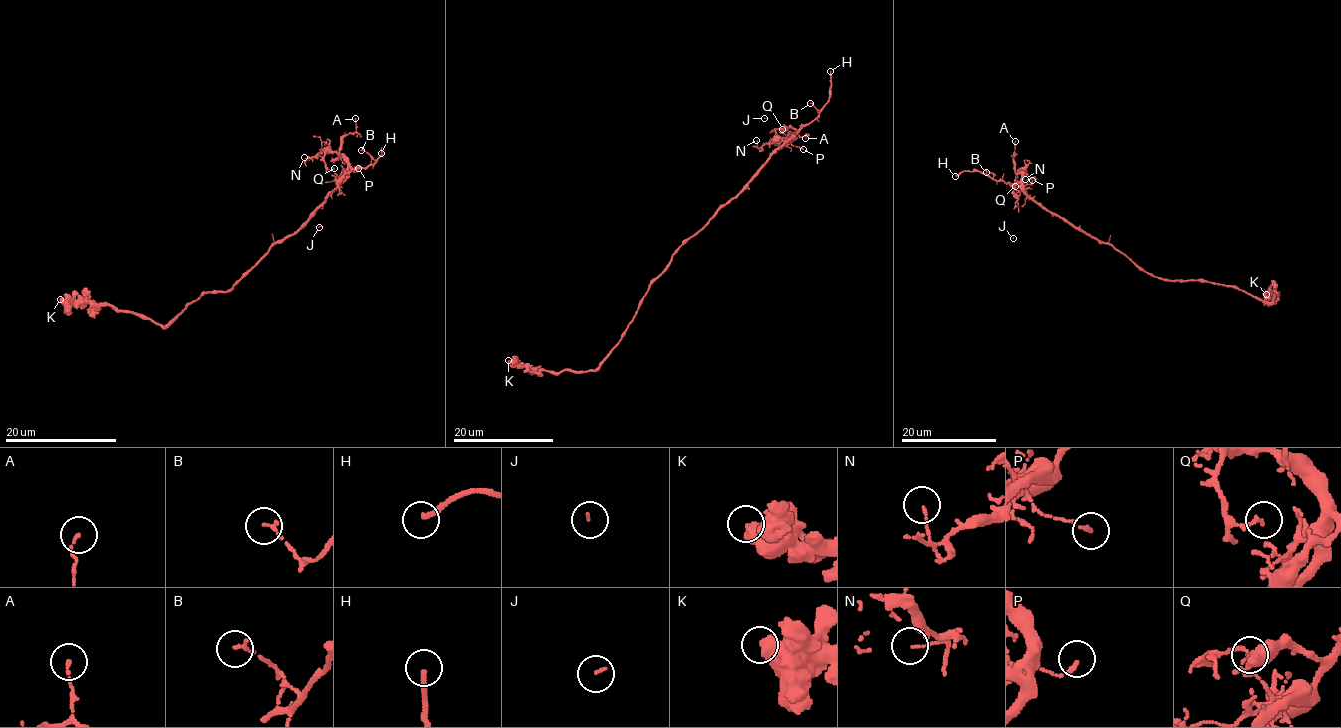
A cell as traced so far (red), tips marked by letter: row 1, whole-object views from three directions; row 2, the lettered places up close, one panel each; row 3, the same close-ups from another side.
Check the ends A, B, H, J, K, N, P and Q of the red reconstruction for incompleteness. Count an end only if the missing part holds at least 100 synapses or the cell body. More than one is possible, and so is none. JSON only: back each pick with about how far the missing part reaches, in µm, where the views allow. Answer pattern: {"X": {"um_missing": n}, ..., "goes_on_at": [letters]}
{"H": {"um_missing": 60}, "goes_on_at": ["H"]}

